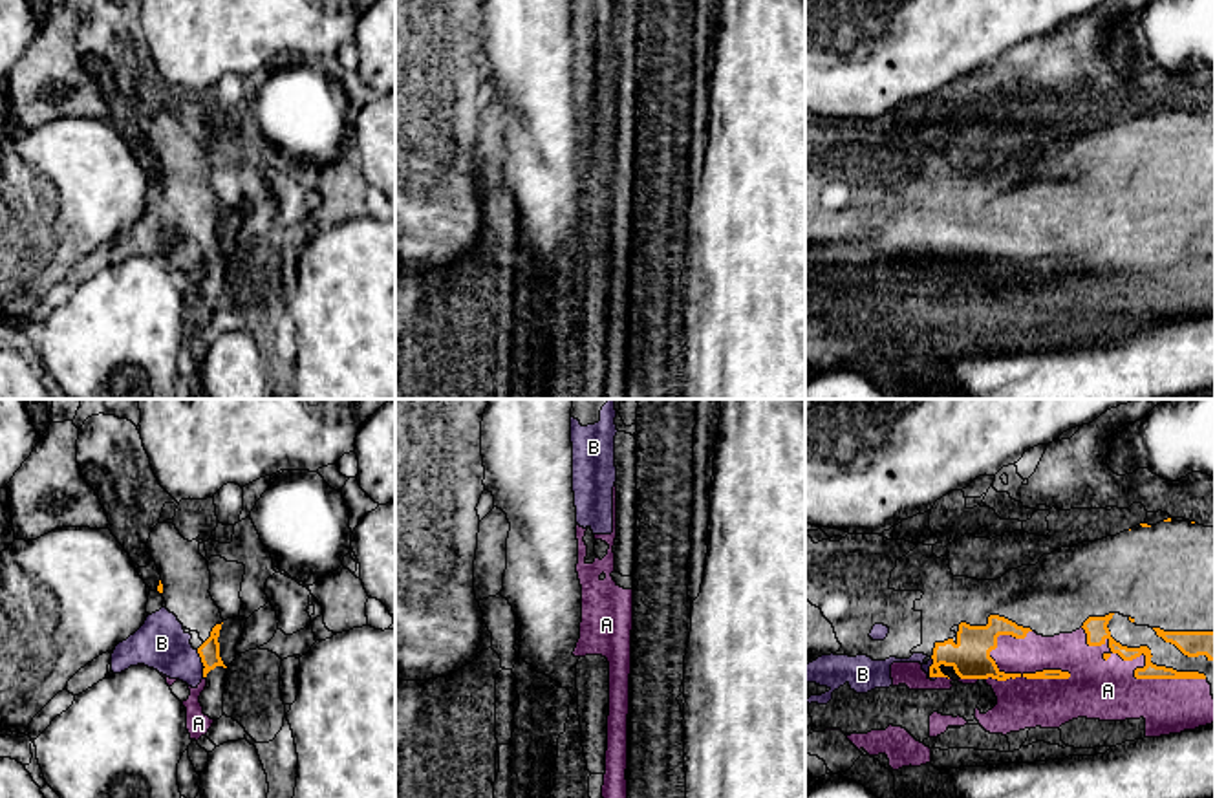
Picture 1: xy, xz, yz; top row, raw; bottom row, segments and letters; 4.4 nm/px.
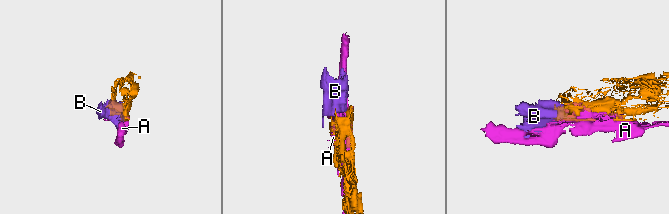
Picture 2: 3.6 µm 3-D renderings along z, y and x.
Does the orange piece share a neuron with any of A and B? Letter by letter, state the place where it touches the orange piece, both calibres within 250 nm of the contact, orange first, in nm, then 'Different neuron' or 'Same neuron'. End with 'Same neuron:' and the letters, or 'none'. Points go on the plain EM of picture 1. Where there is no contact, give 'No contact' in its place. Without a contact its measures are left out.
A: Touches orange at yz (1027, 268). Thickness 150 nm (orange) against 220 nm. Same neuron
B: Touches orange at yz (930, 258). Thickness 180 nm (orange) against 130 nm. Same neuron
Same neuron: A, B

